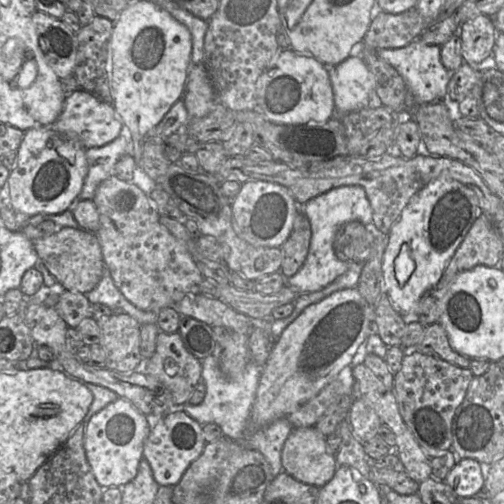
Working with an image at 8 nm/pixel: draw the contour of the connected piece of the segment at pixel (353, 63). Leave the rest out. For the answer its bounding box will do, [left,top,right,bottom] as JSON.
[328,56,382,115]

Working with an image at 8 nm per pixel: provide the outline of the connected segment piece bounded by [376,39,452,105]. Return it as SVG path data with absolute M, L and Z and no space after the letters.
M416 39L402 48L376 49L376 52L401 75L408 88L411 101L418 105L441 102L447 95L452 72L448 71L441 62L441 46L428 45L421 39Z

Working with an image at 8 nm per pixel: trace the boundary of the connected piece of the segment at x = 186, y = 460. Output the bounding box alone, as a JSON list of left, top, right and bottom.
[143,412,205,486]

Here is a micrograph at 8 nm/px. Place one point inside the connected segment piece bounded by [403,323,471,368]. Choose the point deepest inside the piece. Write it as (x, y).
(435, 342)

